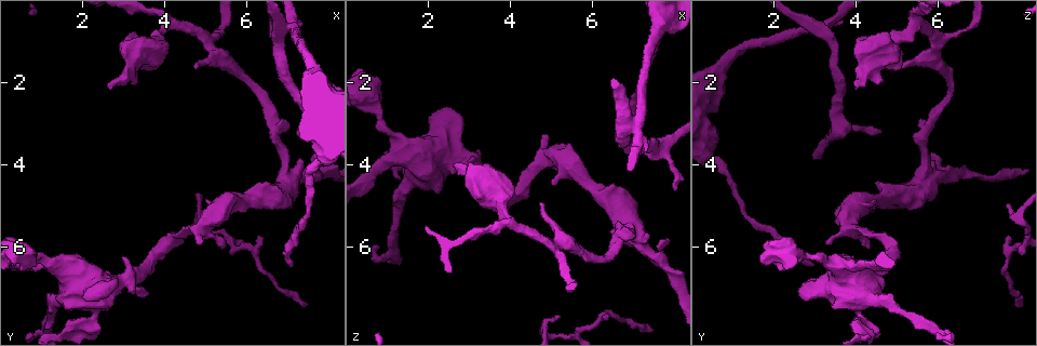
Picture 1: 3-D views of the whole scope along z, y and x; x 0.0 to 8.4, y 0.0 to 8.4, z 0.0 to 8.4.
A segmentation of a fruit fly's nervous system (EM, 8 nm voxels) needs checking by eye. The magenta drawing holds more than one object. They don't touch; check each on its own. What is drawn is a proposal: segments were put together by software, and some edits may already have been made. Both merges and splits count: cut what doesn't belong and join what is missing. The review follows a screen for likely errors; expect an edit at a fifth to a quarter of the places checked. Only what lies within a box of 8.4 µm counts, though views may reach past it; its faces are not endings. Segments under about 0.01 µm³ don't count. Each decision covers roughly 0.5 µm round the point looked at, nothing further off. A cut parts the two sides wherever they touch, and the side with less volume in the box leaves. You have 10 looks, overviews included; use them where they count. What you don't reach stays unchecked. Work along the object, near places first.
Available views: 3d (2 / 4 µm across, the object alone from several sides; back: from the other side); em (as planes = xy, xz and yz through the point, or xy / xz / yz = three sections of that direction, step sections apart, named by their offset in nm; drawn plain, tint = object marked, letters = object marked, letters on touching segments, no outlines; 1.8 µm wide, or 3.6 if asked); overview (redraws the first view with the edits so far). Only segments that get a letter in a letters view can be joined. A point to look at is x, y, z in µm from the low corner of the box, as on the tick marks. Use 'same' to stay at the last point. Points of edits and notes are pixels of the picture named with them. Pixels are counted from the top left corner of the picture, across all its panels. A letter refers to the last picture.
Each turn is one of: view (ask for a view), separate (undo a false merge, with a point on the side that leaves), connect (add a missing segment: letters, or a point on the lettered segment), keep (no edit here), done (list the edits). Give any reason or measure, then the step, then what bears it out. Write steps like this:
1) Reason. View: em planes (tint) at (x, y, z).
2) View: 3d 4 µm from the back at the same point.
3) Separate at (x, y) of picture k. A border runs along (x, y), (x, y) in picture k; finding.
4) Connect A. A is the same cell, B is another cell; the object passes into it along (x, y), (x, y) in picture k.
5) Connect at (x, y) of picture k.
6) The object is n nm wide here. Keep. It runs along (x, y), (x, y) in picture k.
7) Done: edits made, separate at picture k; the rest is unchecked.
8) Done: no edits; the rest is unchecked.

View: 3d 4 µm at (6.95, 0.65, 3.00).

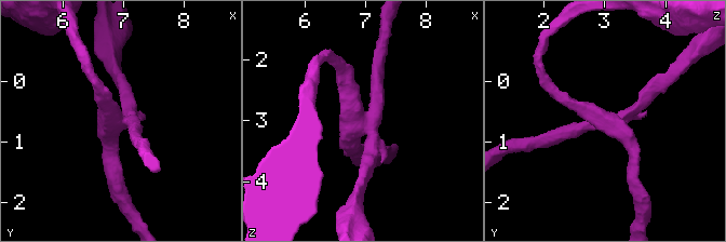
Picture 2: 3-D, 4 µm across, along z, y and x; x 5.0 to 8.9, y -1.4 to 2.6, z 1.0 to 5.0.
4 arms meet here; shape alone is not enough. View: em xy step 8 (tint) at (6.95, 0.60, 3.00).

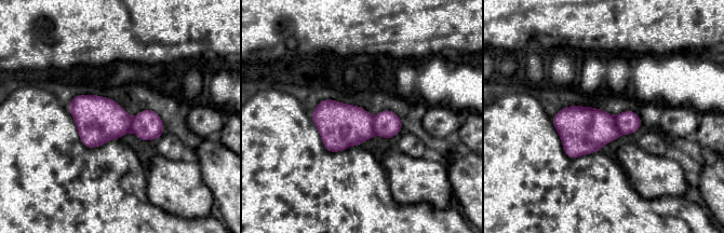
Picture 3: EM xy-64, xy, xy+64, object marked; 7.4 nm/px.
Cut it another way. View: em planes (letters) at the same point.

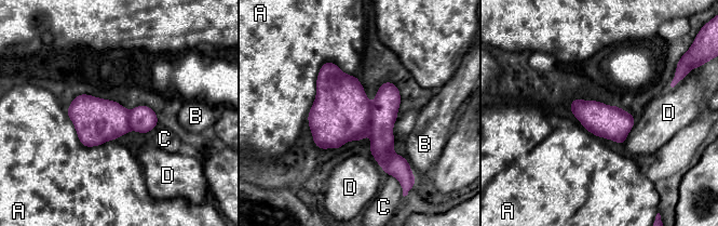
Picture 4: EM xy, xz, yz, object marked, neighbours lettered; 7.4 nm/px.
Separate at (341, 111) of picture 4. A, B, C and D are other cells; a border runs along (371, 105), (369, 130) in picture 4; two neurons meet here.

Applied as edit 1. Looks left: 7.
View: overview.

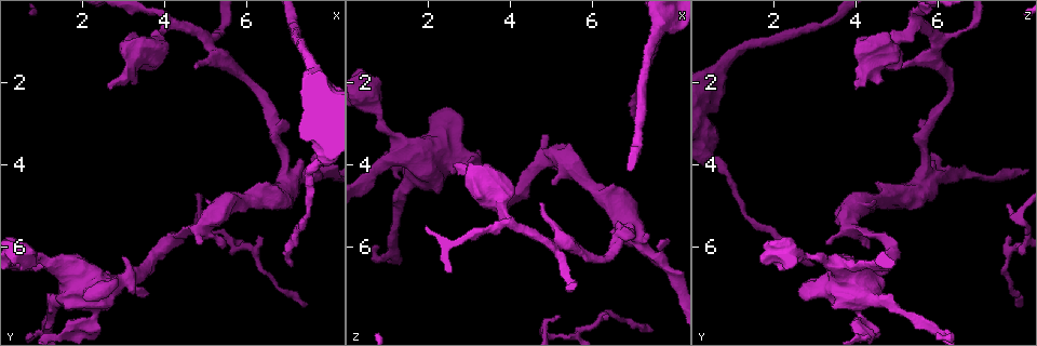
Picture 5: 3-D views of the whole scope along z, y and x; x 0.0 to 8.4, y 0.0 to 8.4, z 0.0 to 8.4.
View: 3d 2 µm at (6.25, 6.00, 7.75).

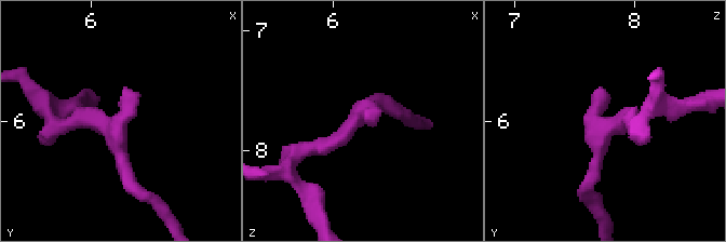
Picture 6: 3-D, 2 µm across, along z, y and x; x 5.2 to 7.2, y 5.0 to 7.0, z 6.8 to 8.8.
Need the tissue. View: em yz step 8 (tint) at (6.22, 6.04, 7.76).

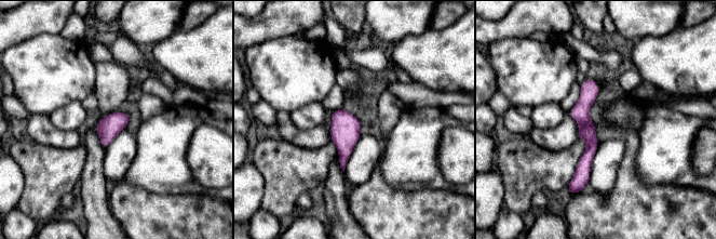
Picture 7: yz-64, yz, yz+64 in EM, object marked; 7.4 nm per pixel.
View: em planes (letters) at the same point.

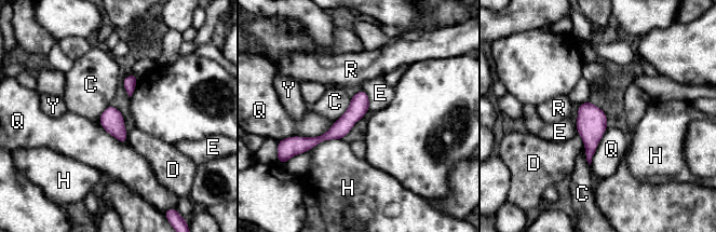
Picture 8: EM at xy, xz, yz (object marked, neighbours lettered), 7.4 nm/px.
The longest contact is with Q, 380 nm. Keep. C, D, E, H, Q, R and Y are other cells; it runs along (364, 95), (334, 133), (304, 148) in picture 8; continuous, no second neuron.

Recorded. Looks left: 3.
View: em xy step 4 (letters) at (7.15, 6.50, 2.95).

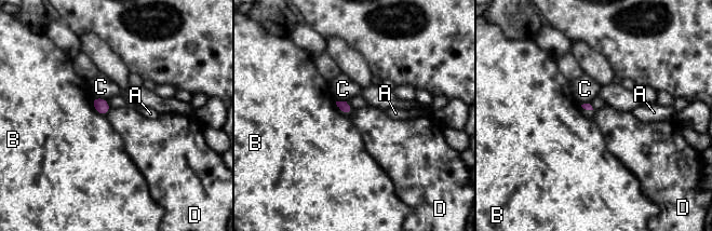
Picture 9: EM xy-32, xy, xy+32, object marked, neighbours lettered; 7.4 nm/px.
Keep. A, B, C and D are other cells; a border runs along (110, 108), (106, 114) in picture 9; no lettered segment goes on from it.

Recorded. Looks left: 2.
Branch point. View: em 3.6 µm planes (tint) at (2.25, 7.90, 4.15).

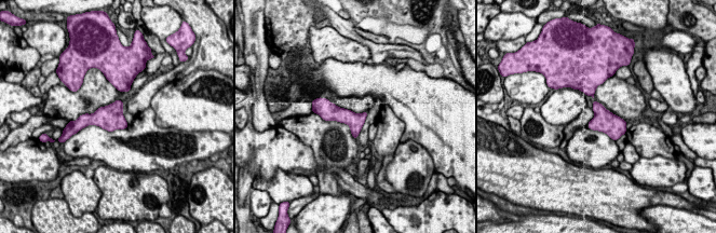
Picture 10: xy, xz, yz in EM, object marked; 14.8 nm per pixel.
See the neighbours. View: em 3.6 µm planes (letters) at the same point.

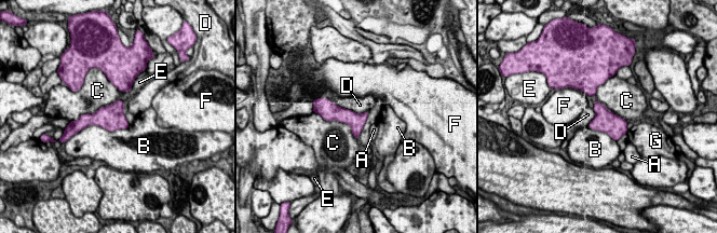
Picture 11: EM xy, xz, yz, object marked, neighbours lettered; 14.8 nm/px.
The longest contact is with B, 750 nm. Keep. A, B, C, D, E, F and G are other cells; a border runs along (324, 97), (356, 112), (368, 112) in picture 11; one neuron here.

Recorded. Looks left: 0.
Done: edits made, separate at picture 4; the rest is unchecked.

